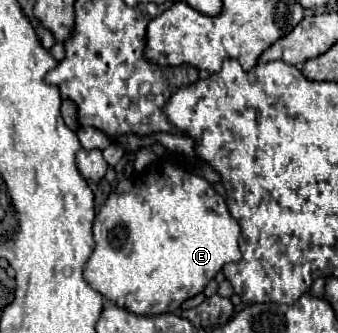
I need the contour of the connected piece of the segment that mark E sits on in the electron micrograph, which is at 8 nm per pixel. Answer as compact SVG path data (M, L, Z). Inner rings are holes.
M164 165L160 171L154 171L150 175L144 175L140 179L134 181L134 187L128 191L128 193L122 193L122 195L110 195L108 201L104 203L102 211L96 215L94 219L94 241L96 241L96 247L94 247L94 253L92 257L88 259L86 263L86 269L84 269L84 277L86 281L98 289L106 299L114 301L118 307L124 307L136 315L160 315L160 313L172 313L176 311L186 299L198 295L204 291L204 287L214 279L214 275L226 265L226 263L232 263L232 261L238 261L242 255L240 255L240 225L238 221L230 215L228 207L226 207L226 201L224 197L220 197L214 187L202 179L200 175L192 173L192 171L186 171L186 169L178 169L178 167L172 167L172 165Z

